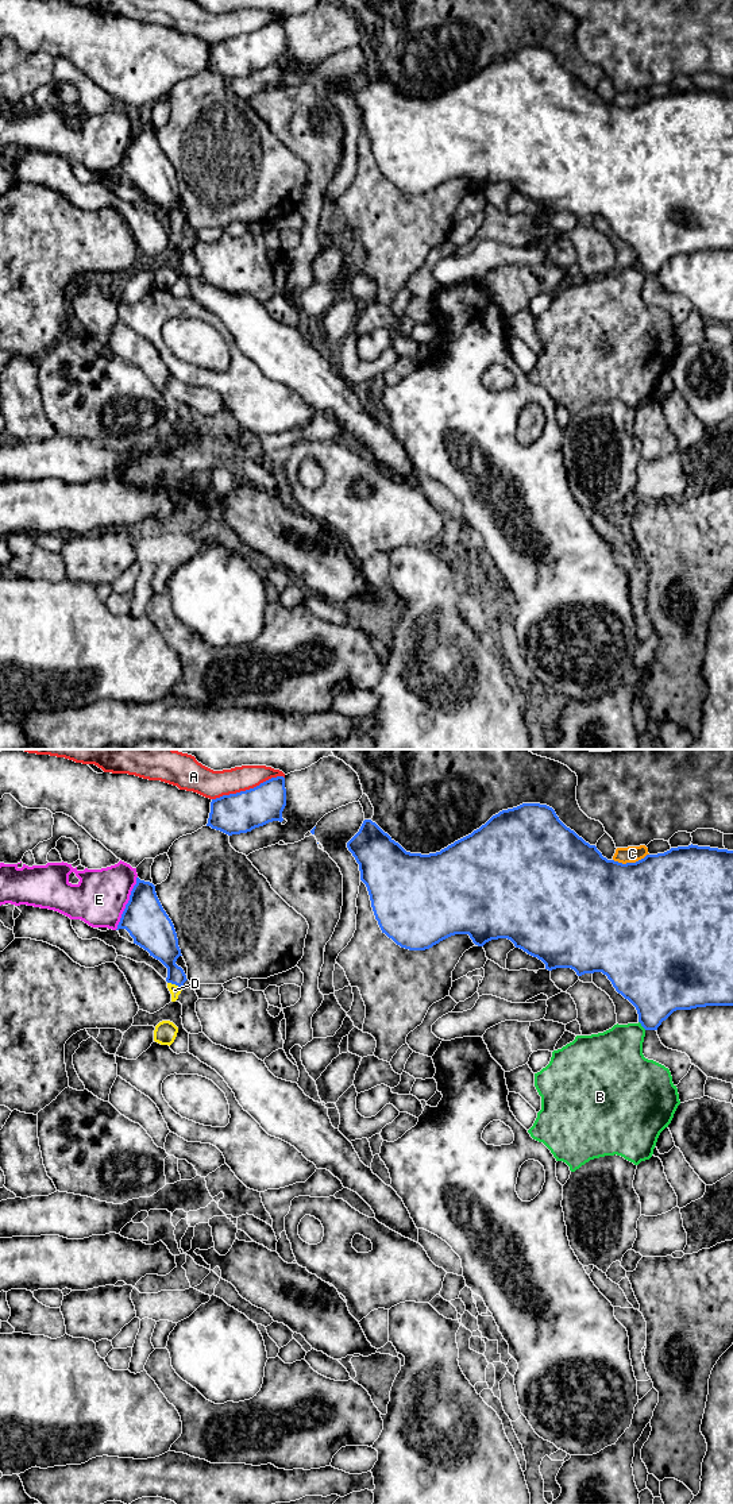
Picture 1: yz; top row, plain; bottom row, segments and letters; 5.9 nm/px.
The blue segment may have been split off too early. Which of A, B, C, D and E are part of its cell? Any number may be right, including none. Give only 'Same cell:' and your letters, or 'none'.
Same cell: D

